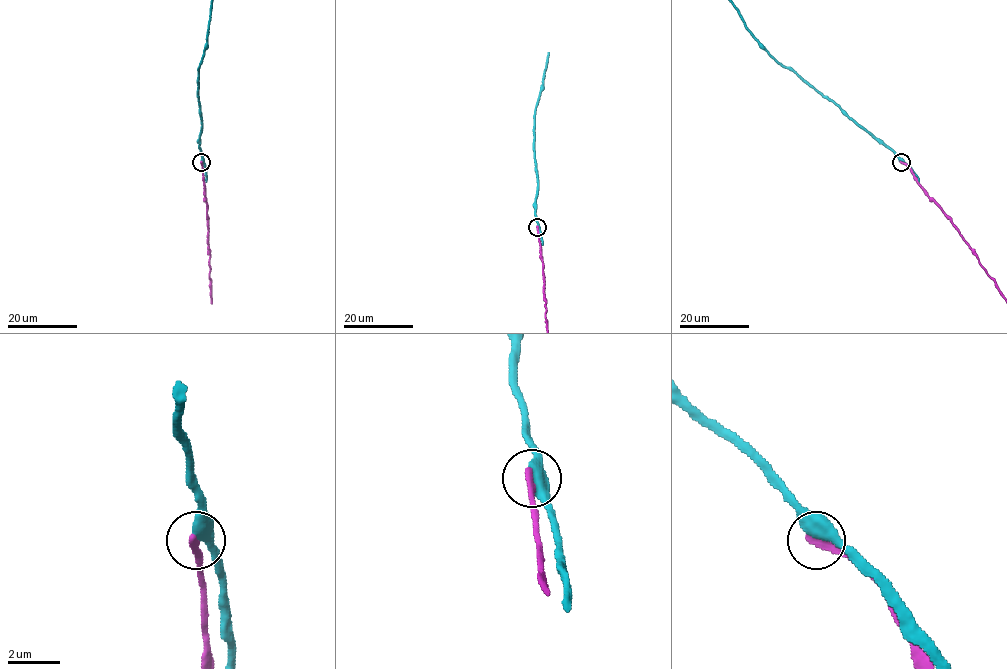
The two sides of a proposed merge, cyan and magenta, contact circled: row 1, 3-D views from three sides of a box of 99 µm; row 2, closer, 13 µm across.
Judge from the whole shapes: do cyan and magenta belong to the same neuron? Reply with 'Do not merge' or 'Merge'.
Do not merge

